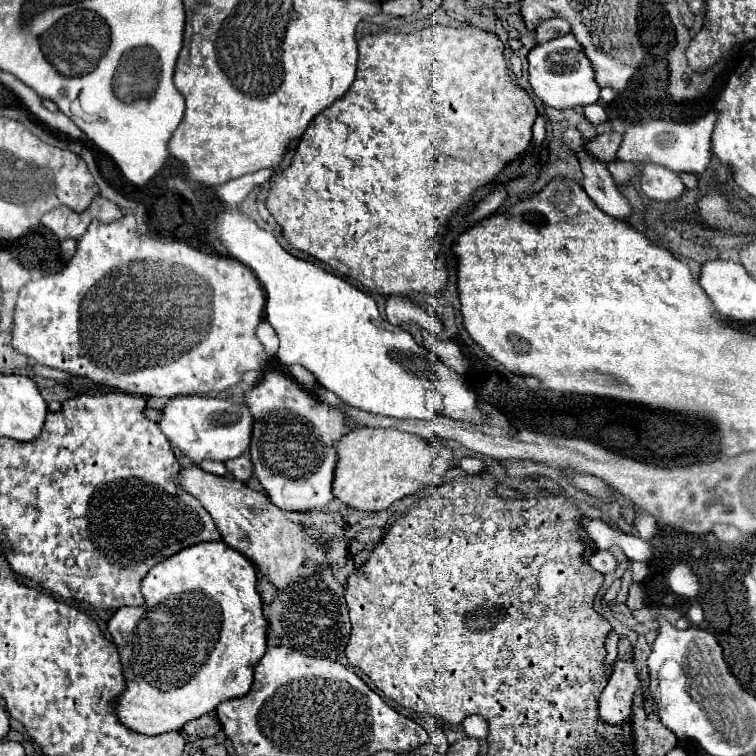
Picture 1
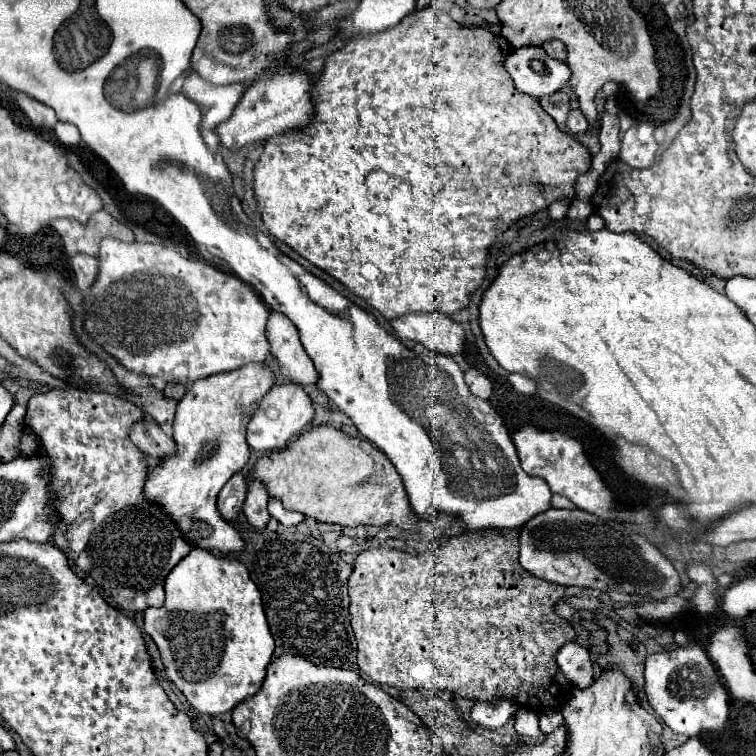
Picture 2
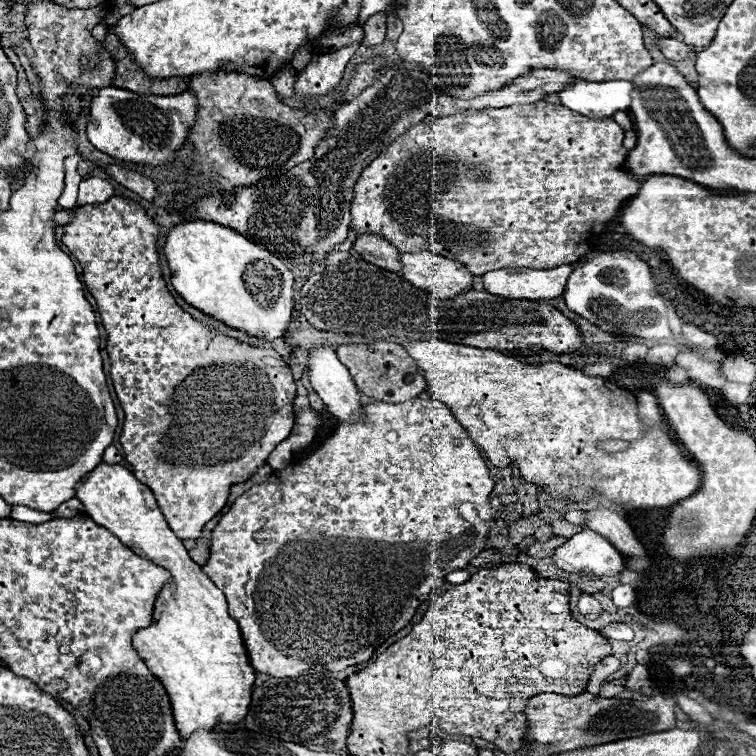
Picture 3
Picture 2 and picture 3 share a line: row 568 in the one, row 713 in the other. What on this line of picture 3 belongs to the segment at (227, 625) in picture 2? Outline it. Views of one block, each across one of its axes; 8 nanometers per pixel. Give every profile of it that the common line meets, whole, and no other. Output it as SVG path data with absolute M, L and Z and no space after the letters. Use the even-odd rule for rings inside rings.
M100 464L78 482L76 498L84 500L92 520L112 530L138 556L170 572L170 582L162 586L154 602L152 624L134 632L132 646L168 692L180 738L186 740L196 730L244 720L256 672L248 660L242 634L228 614L224 594L190 558L182 540L168 526L152 490L128 468Z

